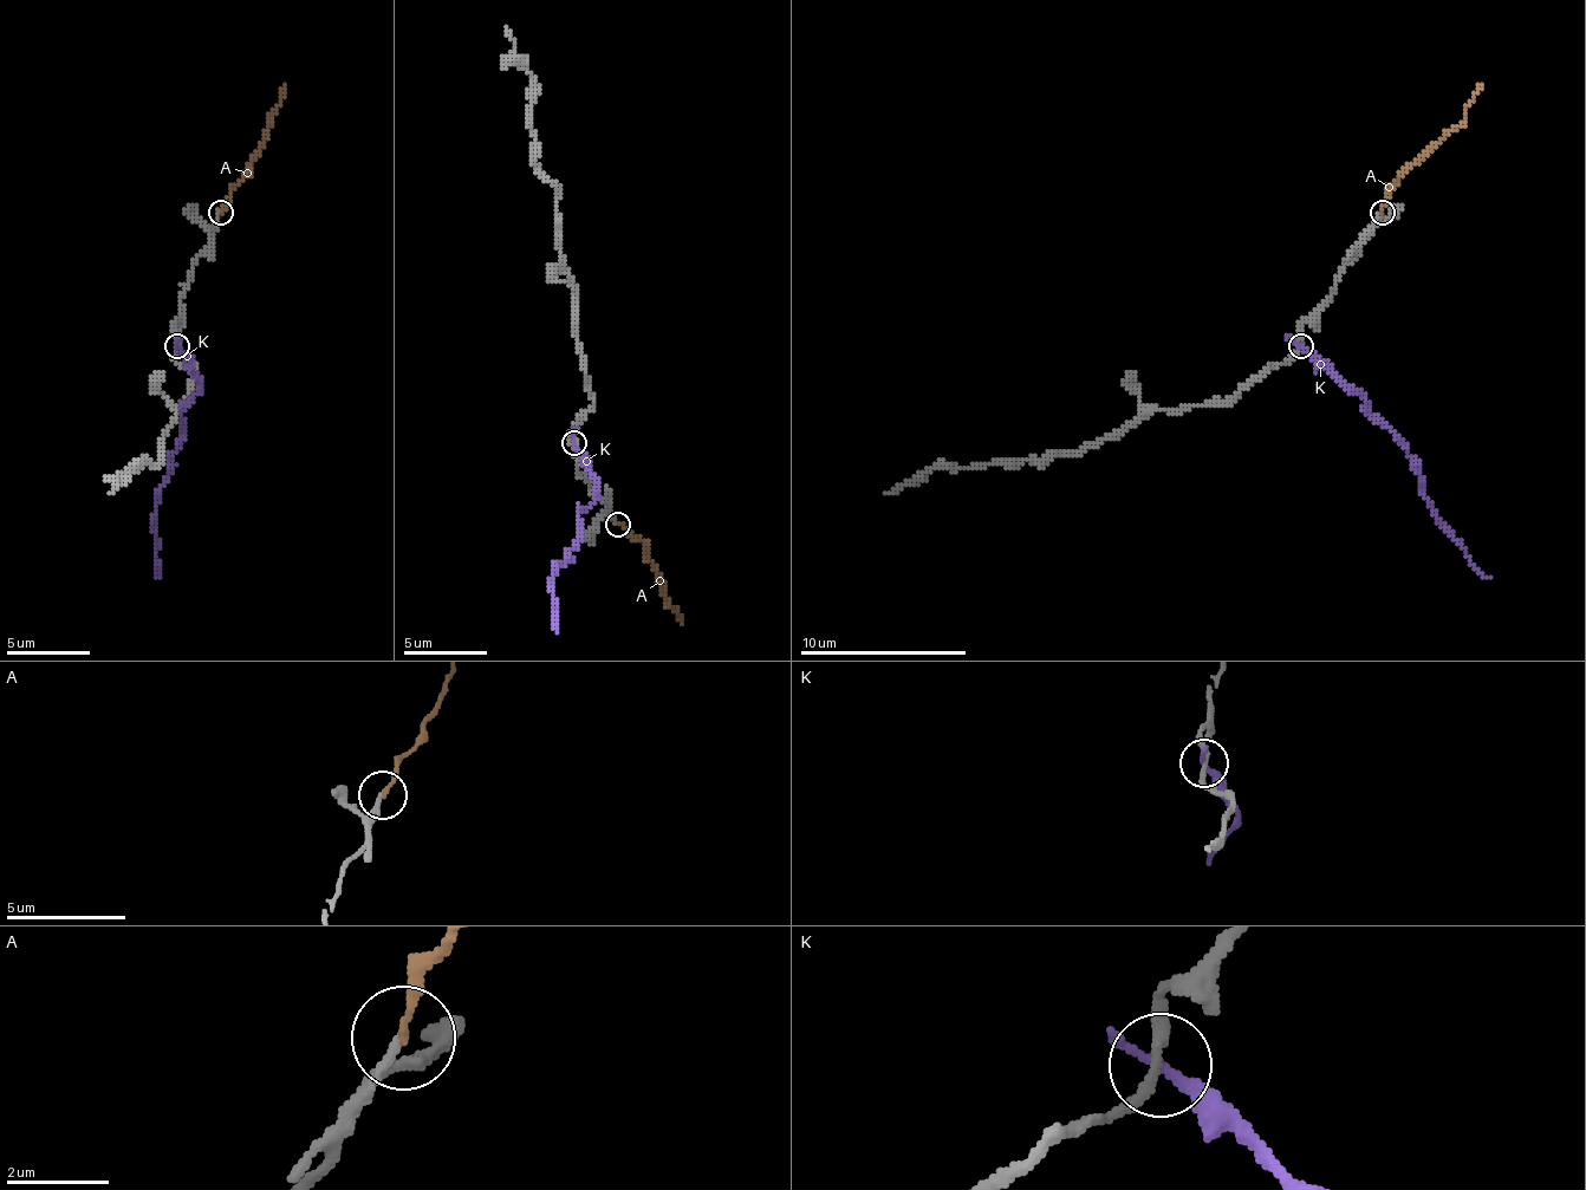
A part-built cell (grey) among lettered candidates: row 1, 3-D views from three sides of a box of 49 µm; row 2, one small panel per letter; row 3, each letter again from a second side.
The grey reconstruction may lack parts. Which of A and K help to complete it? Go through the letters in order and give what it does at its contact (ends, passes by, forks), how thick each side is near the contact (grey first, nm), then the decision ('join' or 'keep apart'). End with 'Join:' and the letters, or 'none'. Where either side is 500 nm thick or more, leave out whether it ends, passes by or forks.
A: it ends there; 190 nm thick on the grey side, 160 nm on the other; join
K: it ends there; 200 nm thick on the grey side, 240 nm on the other; keep apart
Join: A

